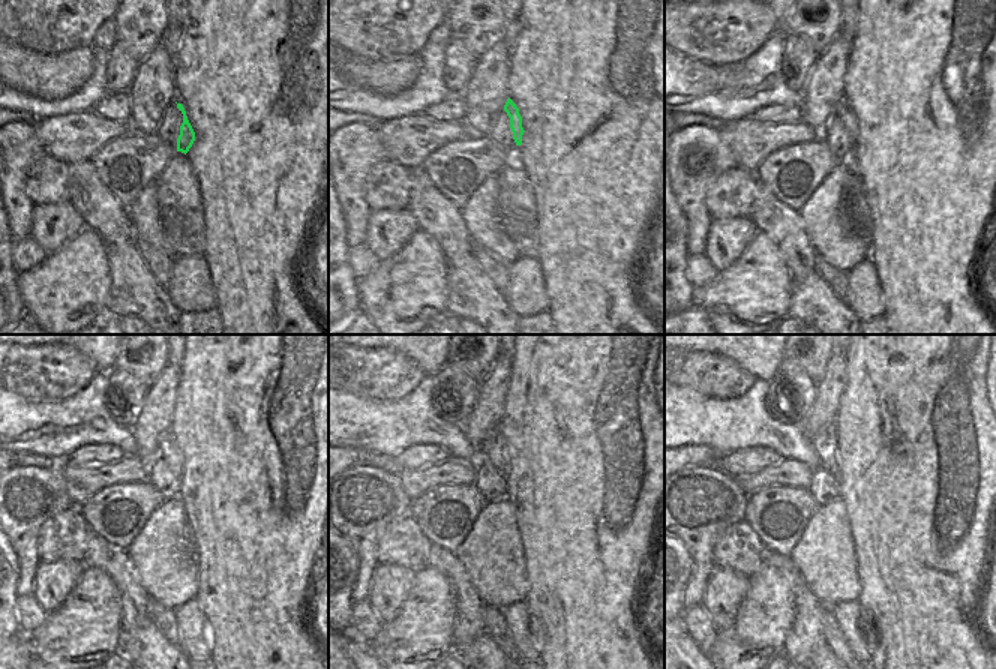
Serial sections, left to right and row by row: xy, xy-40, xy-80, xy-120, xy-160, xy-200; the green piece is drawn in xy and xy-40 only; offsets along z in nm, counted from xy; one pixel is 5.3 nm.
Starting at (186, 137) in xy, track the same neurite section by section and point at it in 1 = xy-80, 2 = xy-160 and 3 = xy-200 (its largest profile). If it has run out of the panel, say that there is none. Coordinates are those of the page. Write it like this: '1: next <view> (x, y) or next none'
1: next xy-80 (842, 111)
2: next xy-160 (491, 450)
3: next xy-200 (824, 441)

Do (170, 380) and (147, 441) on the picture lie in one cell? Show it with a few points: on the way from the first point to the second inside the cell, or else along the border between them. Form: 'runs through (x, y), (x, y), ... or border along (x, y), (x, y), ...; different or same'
runs through (161, 395), (149, 426); same

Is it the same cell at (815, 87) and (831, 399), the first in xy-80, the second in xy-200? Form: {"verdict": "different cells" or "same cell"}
{"verdict": "same cell"}

